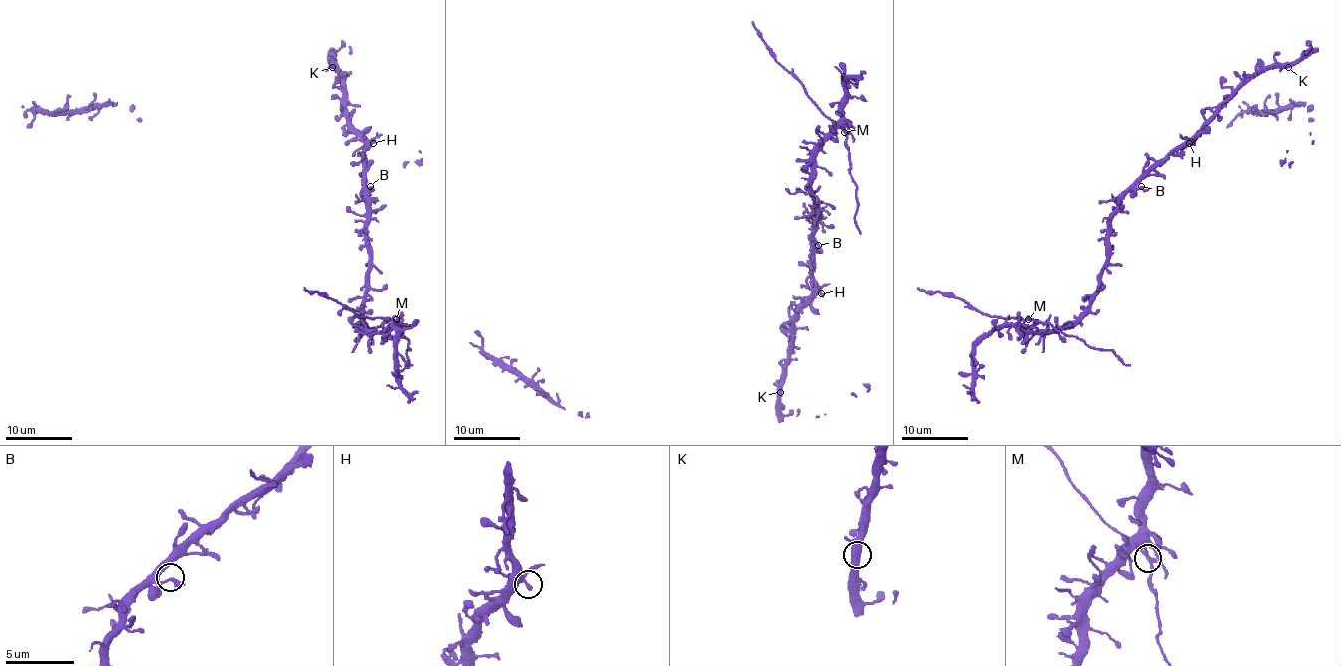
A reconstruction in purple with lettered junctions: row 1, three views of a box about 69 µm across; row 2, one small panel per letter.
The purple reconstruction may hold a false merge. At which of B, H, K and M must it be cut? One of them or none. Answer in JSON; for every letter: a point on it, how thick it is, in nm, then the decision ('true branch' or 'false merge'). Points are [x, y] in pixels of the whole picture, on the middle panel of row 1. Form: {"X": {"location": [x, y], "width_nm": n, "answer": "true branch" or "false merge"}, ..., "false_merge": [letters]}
{"B": {"location": [818, 245], "width_nm": 220, "answer": "true branch"}, "H": {"location": [821, 293], "width_nm": 260, "answer": "true branch"}, "K": {"location": [780, 392], "width_nm": 440, "answer": "true branch"}, "M": {"location": [844, 132], "width_nm": 220, "answer": "true branch"}, "false_merge": []}

